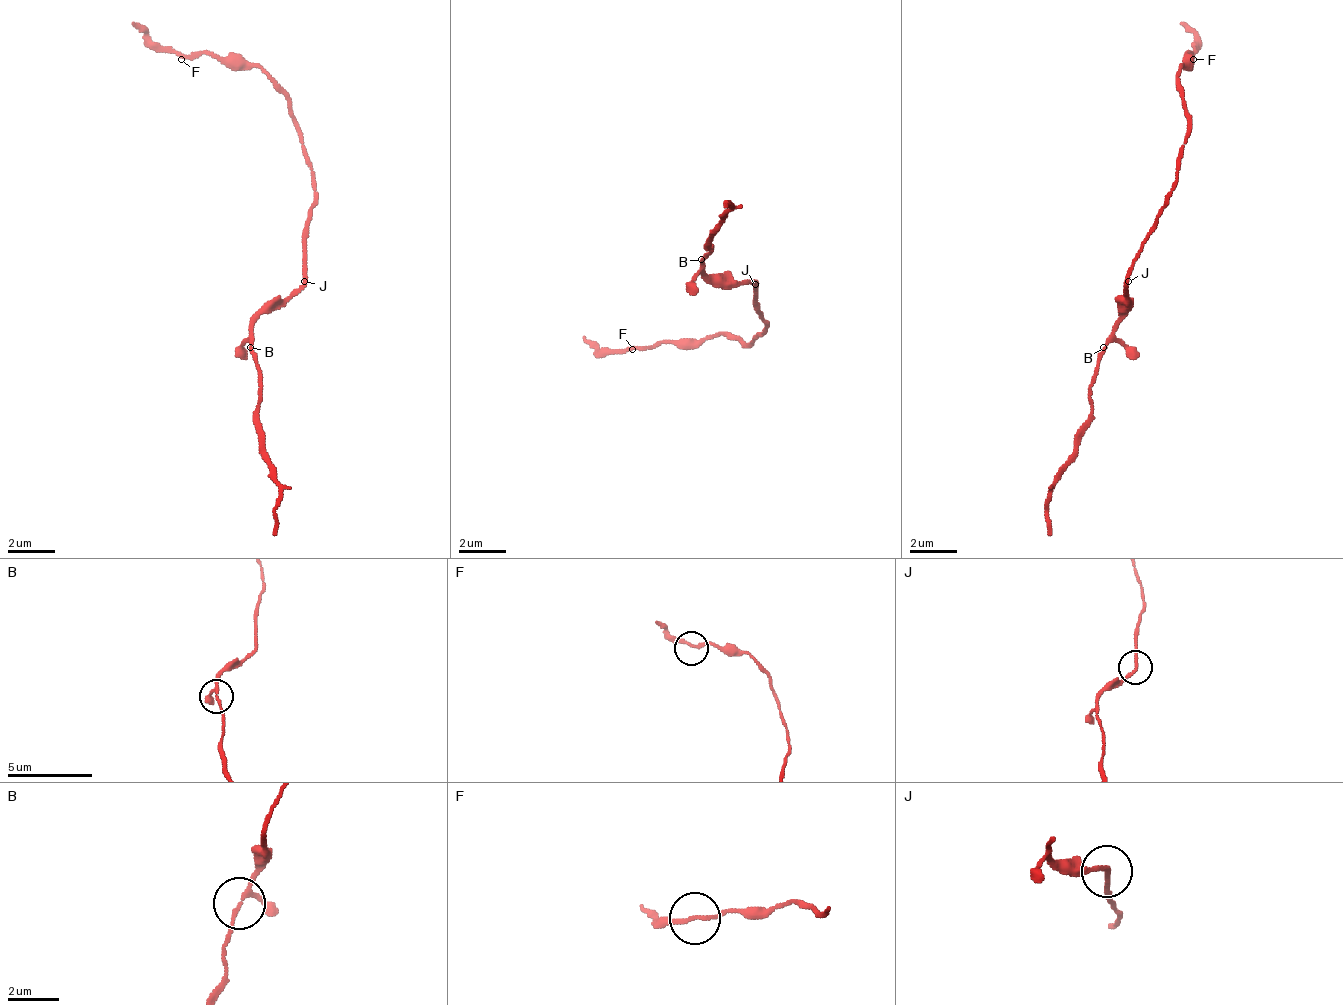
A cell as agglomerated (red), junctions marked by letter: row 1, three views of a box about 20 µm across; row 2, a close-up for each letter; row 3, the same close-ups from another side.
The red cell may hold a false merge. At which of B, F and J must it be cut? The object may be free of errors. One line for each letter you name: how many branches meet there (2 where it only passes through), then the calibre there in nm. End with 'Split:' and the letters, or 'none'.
Split: none

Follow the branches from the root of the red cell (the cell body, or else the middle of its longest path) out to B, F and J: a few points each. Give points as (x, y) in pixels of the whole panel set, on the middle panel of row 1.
B: (755, 302), (755, 284), (720, 284), (702, 267), (702, 261)
F: (755, 302), (767, 325), (749, 343), (737, 337), (679, 337), (656, 349), (632, 349)
J: (755, 302), (755, 284)

